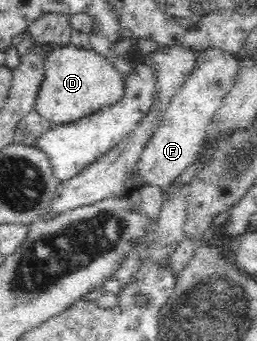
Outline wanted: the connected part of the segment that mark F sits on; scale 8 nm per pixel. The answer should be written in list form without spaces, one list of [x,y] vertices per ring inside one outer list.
[[[210,48],[197,54],[195,67],[183,87],[171,99],[159,127],[143,149],[136,172],[142,186],[157,185],[166,189],[189,165],[195,163],[205,144],[207,127],[234,84],[240,61],[239,57],[223,49]]]

